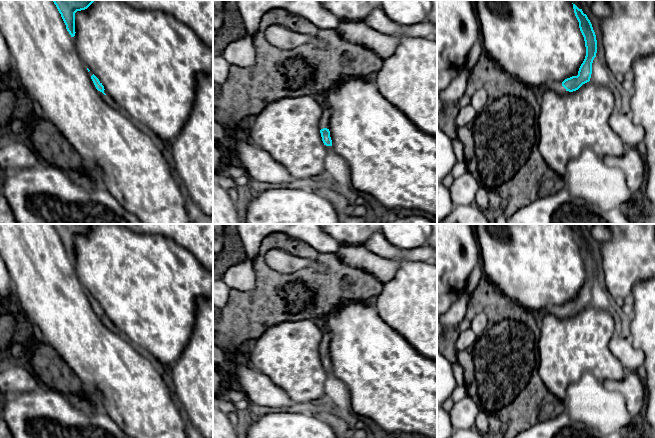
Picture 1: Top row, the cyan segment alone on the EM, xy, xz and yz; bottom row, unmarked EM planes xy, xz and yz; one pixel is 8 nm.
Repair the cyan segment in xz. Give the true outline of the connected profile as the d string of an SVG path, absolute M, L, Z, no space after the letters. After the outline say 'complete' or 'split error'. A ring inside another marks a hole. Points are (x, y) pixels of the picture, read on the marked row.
M324 109L321 119L319 121L319 128L321 129L320 133L322 141L326 146L332 146L332 140L329 131L330 117L331 117L331 111L328 109Z; split error

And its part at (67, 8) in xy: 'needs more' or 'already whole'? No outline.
already whole

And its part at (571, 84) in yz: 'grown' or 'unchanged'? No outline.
grown

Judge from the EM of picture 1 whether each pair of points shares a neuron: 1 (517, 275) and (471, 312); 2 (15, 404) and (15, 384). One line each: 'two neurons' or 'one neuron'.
1: two neurons
2: two neurons

